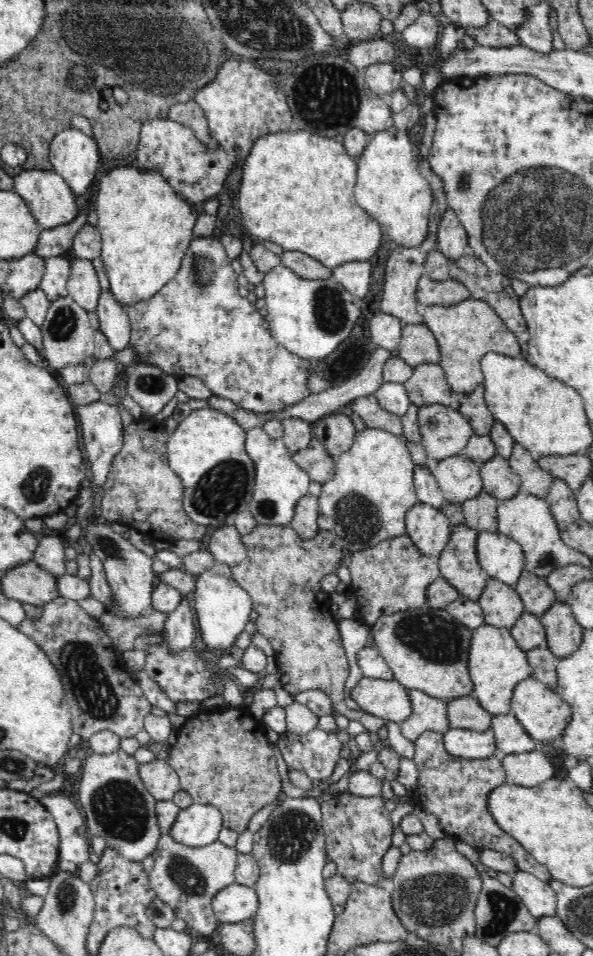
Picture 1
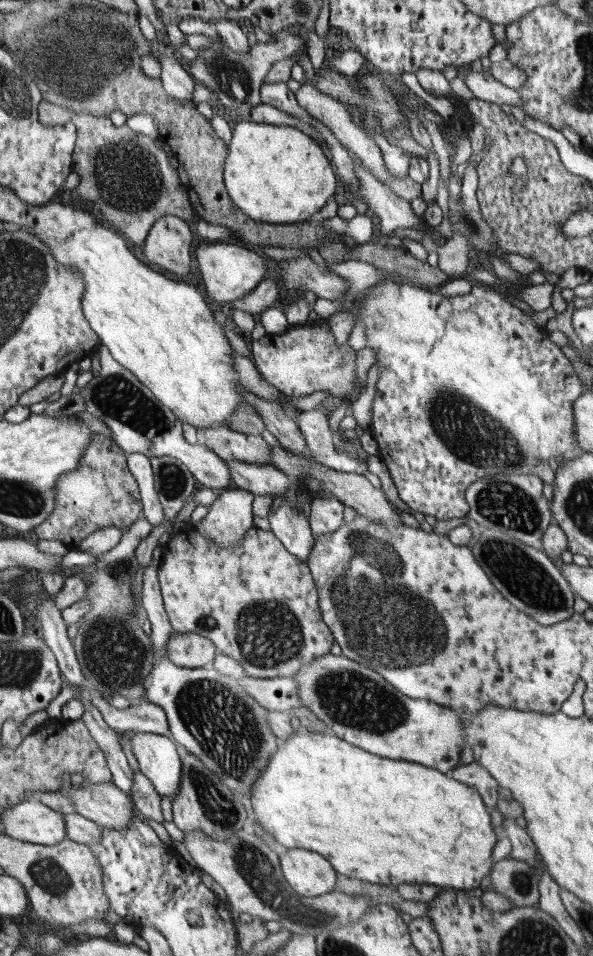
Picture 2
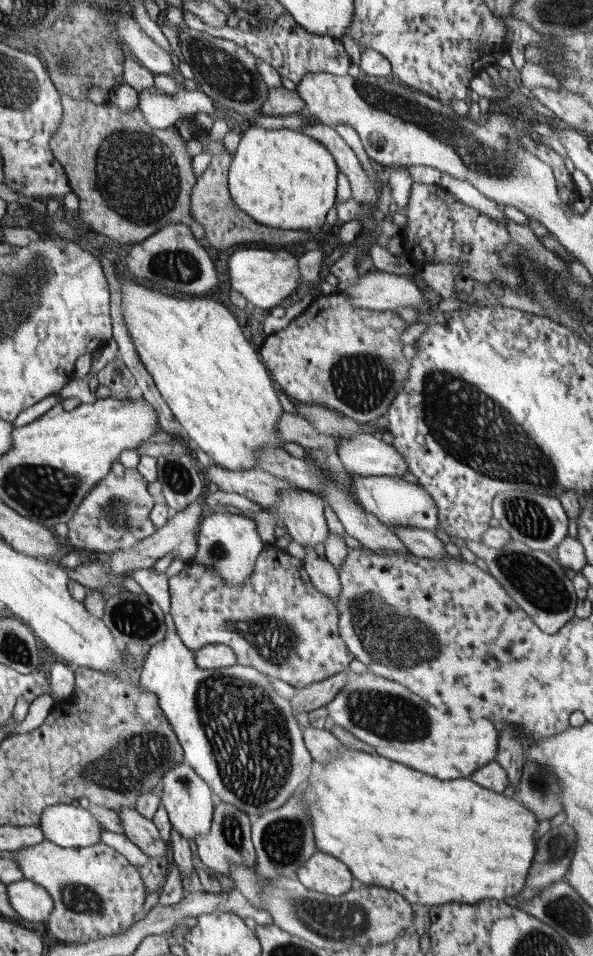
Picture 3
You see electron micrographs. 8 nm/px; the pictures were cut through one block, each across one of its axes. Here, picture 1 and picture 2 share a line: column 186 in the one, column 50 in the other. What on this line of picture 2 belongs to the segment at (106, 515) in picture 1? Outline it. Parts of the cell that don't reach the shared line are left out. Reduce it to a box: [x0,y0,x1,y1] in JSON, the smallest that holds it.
[31,434,143,548]

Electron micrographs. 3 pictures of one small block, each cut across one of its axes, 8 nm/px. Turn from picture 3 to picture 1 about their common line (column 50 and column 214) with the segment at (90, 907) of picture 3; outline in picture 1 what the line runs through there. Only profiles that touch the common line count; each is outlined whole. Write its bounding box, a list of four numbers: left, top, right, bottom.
[148,836,240,936]

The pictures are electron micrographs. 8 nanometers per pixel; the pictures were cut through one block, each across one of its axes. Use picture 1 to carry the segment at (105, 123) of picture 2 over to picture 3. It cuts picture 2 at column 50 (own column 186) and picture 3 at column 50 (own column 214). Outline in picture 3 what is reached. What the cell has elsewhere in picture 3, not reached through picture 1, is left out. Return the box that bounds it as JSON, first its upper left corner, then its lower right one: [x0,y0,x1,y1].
[49,98,205,244]

